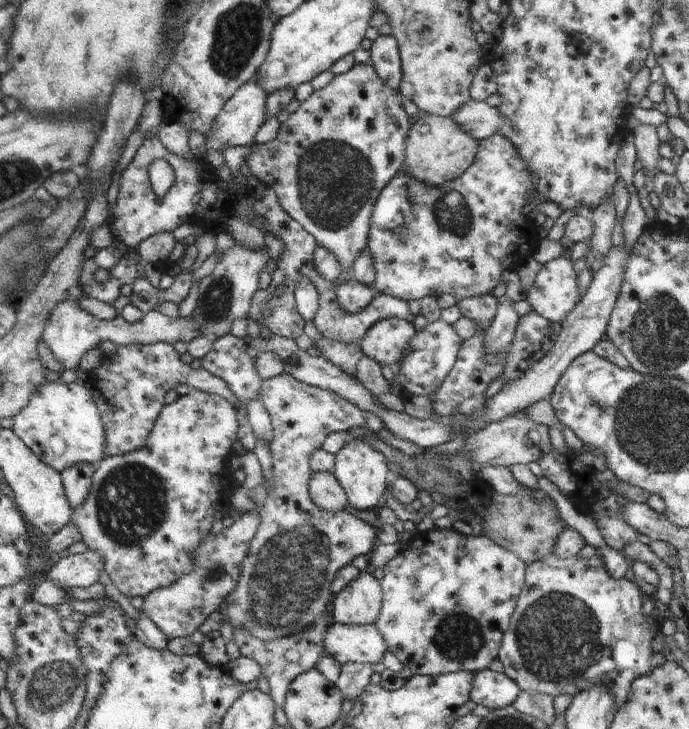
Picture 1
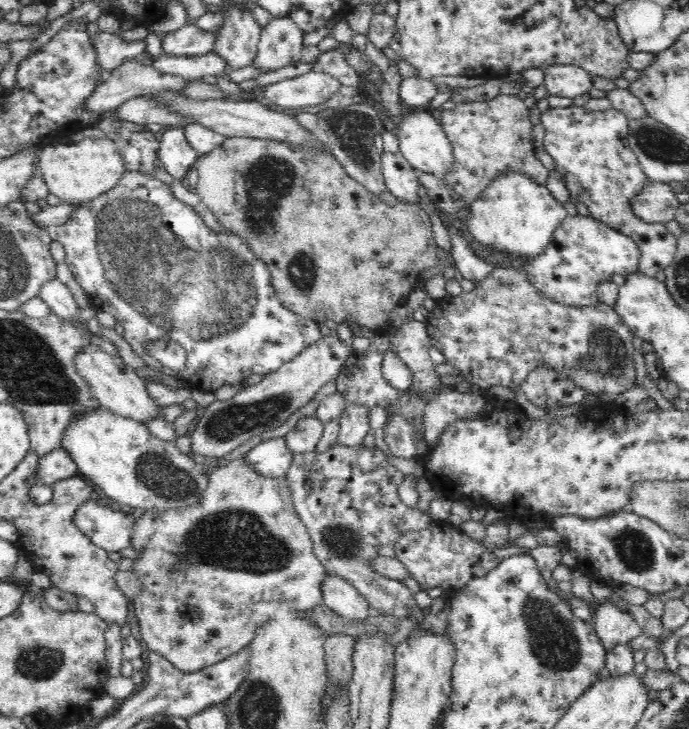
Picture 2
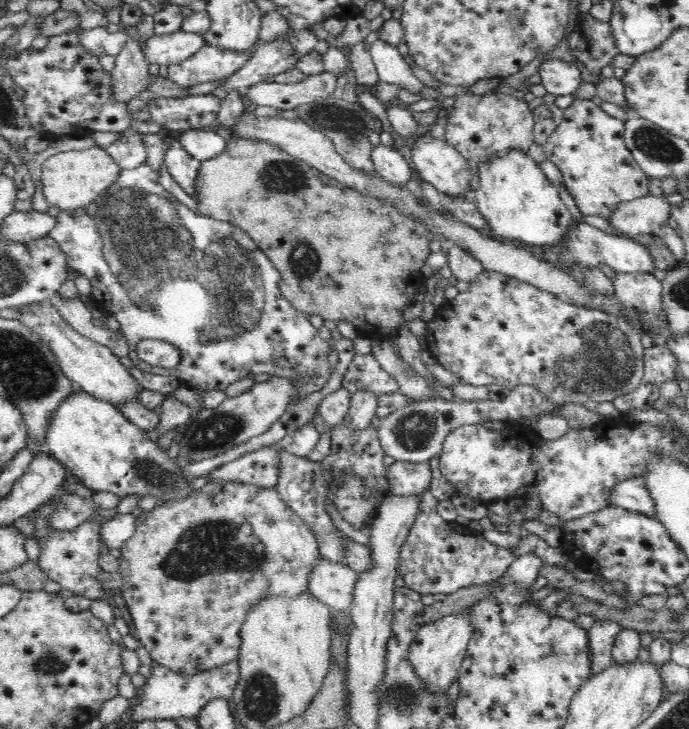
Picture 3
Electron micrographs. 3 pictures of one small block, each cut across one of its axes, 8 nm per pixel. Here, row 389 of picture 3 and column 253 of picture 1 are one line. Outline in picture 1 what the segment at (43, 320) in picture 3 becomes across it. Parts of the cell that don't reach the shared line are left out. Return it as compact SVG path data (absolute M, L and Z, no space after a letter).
M249 80L247 84L243 84L243 88L239 88L239 92L235 92L235 96L231 96L231 100L227 102L227 108L223 108L223 116L219 116L219 124L217 130L211 138L207 138L209 146L213 150L223 150L225 146L241 146L241 148L249 148L255 146L257 140L257 132L259 128L269 120L269 110L267 110L267 102L269 102L269 94L263 88L263 84L255 80Z

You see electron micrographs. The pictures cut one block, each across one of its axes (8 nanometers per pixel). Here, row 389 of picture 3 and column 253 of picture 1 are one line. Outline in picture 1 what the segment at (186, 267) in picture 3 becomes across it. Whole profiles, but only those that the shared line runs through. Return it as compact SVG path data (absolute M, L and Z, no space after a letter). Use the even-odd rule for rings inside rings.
M149 136L141 148L135 152L133 164L129 170L121 172L121 190L119 190L119 200L115 204L115 222L111 226L113 236L119 238L119 242L123 244L123 248L131 248L131 250L139 250L139 246L149 240L151 236L157 234L181 234L185 232L185 228L189 226L191 230L201 228L205 234L211 234L217 238L217 234L227 234L229 226L225 222L229 222L229 218L239 220L247 226L257 228L265 238L267 236L277 236L283 244L281 244L281 256L277 258L277 268L271 272L273 276L273 284L269 286L267 292L261 292L255 296L253 308L251 308L251 316L249 320L255 322L259 328L267 328L273 336L281 336L287 340L297 340L301 334L305 334L305 324L307 320L299 314L297 308L297 282L301 280L301 276L311 278L319 292L321 292L321 308L313 318L313 326L327 338L327 340L339 340L339 342L357 342L361 344L361 340L367 336L367 332L371 332L373 324L379 324L379 320L391 318L391 316L399 316L405 318L407 322L413 322L413 316L407 310L407 302L393 298L389 294L377 294L375 300L371 300L371 304L367 304L363 310L359 312L349 312L347 308L343 308L343 304L339 302L337 296L337 282L327 280L315 266L315 252L321 244L317 244L317 238L311 236L295 218L291 218L291 214L287 214L287 210L283 210L283 206L279 204L279 198L275 194L275 190L271 190L269 186L263 186L261 190L251 190L249 186L245 186L245 196L239 198L239 192L229 192L227 200L219 200L219 194L223 192L221 186L217 182L221 182L217 178L217 172L205 164L205 160L199 158L183 158L175 152L171 152L169 146L165 146L161 142L159 136ZM155 160L167 160L175 174L177 180L171 186L171 190L165 196L159 196L151 184L149 178L149 170L151 164ZM269 302L273 306L271 316L263 316L261 306Z

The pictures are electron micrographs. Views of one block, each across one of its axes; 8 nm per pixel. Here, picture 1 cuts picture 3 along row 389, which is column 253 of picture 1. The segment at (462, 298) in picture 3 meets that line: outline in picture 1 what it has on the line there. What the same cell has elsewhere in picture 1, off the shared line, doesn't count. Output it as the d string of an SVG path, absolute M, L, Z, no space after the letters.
M291 374L265 380L259 398L265 402L265 408L273 420L273 436L271 436L273 468L271 468L271 478L267 478L265 472L261 472L263 480L261 486L265 488L265 500L261 502L261 506L251 504L247 512L237 510L233 504L227 506L225 516L233 518L235 522L243 520L245 514L259 514L261 524L255 540L251 540L249 556L243 560L239 582L229 594L221 610L221 616L225 616L225 622L235 632L247 630L261 642L275 642L279 638L289 638L299 632L305 632L315 622L319 622L319 618L329 616L335 598L335 580L339 580L339 572L351 566L351 562L357 556L371 554L377 540L377 532L357 516L351 516L349 512L337 512L337 514L325 512L315 504L315 500L311 498L311 480L315 476L311 460L315 452L323 450L331 434L349 434L351 428L361 428L379 434L387 428L387 424L375 412L361 408L359 404L347 400L339 392L305 384Z

